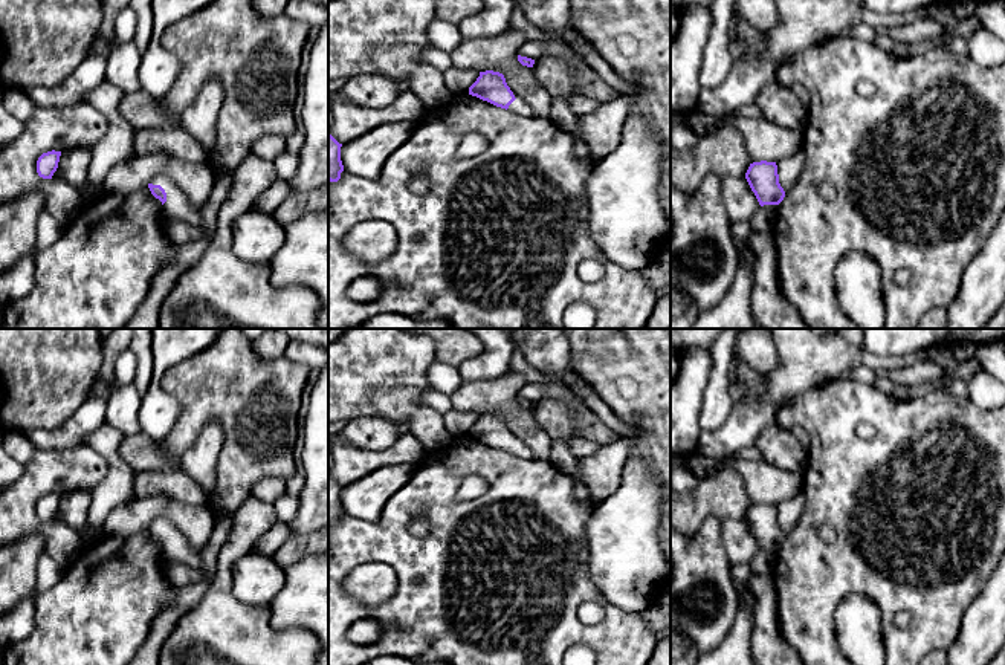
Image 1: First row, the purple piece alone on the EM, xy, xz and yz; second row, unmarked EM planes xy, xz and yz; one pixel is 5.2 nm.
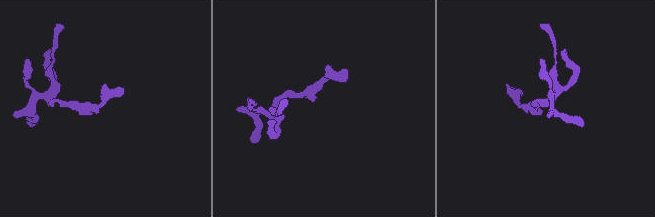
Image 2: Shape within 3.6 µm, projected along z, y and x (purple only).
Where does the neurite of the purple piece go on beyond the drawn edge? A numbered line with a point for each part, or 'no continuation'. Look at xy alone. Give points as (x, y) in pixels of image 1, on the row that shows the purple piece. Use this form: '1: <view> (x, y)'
1: xy (177, 205)

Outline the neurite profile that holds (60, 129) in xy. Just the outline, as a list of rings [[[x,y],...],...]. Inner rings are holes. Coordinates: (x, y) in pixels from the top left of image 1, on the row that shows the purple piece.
[[[89,102],[37,109],[23,133],[0,150],[0,203],[40,190],[44,211],[63,226],[81,208],[81,193],[66,180],[43,179],[37,161],[47,151],[92,148],[107,131],[107,118]]]

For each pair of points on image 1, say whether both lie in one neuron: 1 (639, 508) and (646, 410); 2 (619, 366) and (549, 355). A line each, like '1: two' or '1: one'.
1: two
2: two

